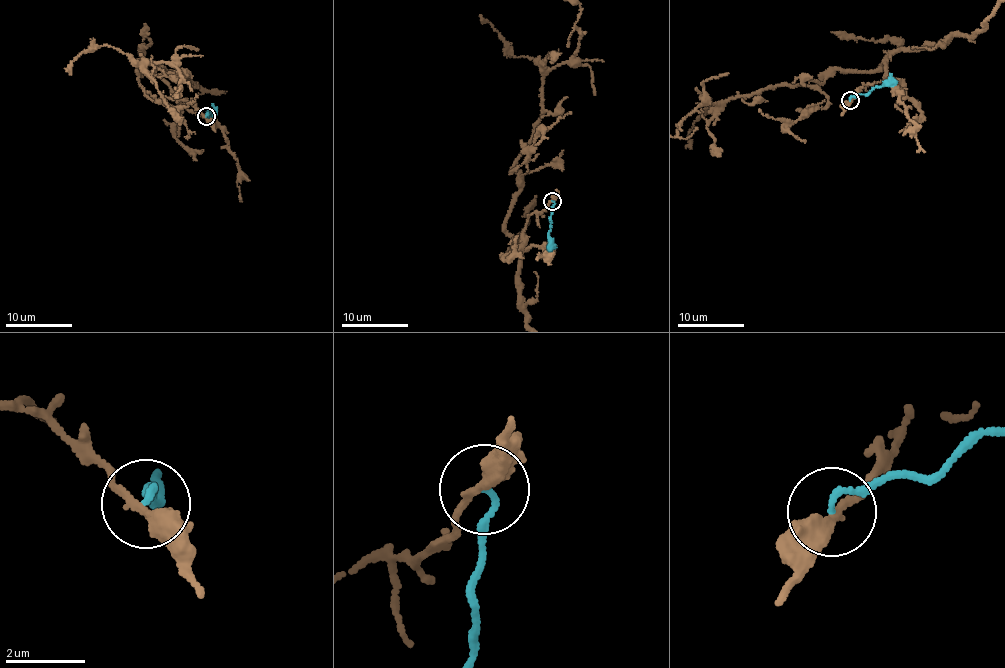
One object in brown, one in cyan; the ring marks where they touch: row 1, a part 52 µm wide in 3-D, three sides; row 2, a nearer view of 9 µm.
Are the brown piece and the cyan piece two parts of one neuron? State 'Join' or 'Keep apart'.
Keep apart

